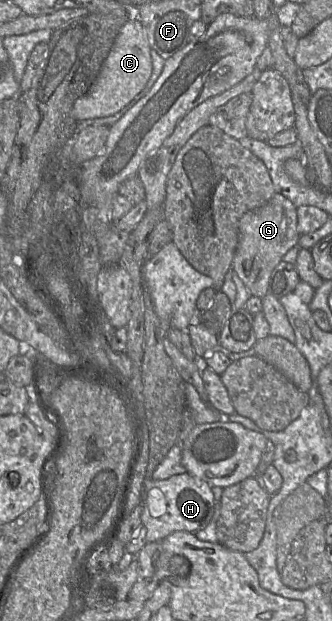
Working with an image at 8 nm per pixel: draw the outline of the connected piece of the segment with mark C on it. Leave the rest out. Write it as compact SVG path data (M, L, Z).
M131 17L120 29L102 68L89 91L74 103L77 121L107 117L119 112L147 84L152 73L151 47L137 17Z

